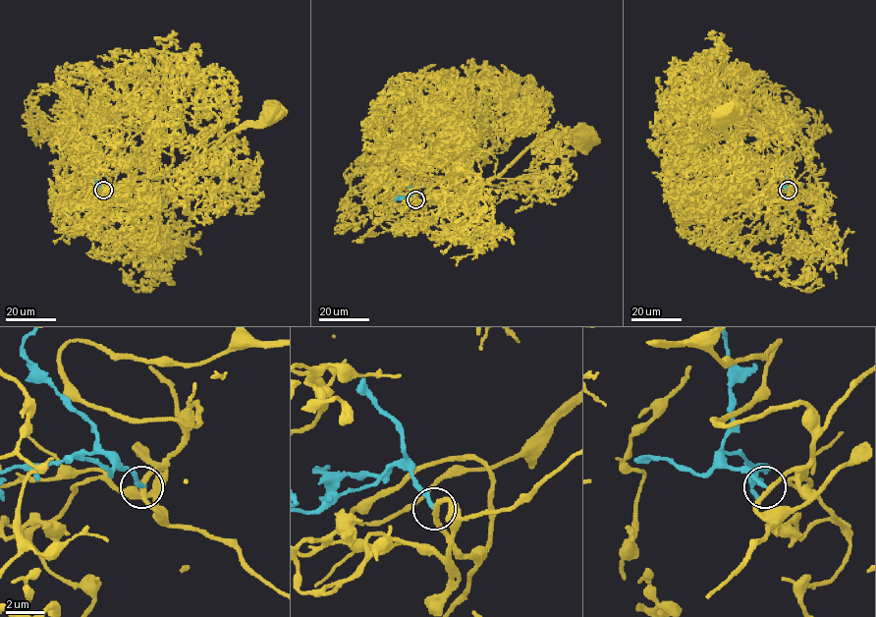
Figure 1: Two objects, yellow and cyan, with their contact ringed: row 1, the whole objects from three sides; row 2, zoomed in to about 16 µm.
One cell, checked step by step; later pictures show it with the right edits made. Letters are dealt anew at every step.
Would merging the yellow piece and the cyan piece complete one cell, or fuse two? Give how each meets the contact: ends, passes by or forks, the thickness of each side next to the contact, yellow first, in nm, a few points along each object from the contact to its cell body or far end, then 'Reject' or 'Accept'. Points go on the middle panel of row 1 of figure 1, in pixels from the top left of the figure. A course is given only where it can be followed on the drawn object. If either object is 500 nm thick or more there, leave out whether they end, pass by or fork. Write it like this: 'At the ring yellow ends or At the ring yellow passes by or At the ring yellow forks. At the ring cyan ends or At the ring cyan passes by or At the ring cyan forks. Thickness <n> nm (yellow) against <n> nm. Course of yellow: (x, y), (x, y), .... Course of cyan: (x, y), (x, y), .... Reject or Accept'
At the ring yellow passes by. At the ring cyan ends. Thickness 260 nm (yellow) against 220 nm. Course of yellow: (415, 199), (421, 205), (422, 194), (405, 200), (443, 181), (483, 185), (543, 138), (584, 136). Course of cyan: (415, 199), (411, 194), (401, 194), (401, 199). Reject

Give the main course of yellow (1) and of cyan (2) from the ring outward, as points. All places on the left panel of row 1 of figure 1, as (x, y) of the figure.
1: (103, 190), (110, 179), (99, 181), (93, 171), (125, 171), (140, 179), (170, 172), (272, 111)
2: (103, 190), (87, 172), (88, 157)

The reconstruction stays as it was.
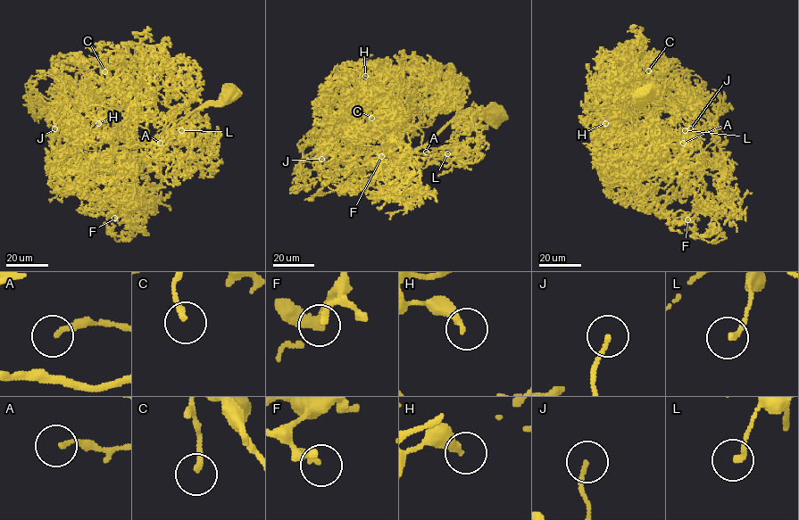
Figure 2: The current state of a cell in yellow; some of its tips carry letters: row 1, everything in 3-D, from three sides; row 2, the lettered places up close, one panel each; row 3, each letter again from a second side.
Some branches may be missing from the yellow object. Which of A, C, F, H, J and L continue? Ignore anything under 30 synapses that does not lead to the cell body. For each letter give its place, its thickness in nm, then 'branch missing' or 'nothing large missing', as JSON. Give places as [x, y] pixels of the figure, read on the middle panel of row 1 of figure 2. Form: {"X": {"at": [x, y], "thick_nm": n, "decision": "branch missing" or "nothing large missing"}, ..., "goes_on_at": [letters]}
{"A": {"at": [426, 152], "thick_nm": 160, "decision": "nothing large missing"}, "C": {"at": [371, 118], "thick_nm": 190, "decision": "nothing large missing"}, "F": {"at": [381, 156], "thick_nm": 190, "decision": "branch missing"}, "H": {"at": [365, 76], "thick_nm": 300, "decision": "branch missing"}, "J": {"at": [321, 159], "thick_nm": 150, "decision": "branch missing"}, "L": {"at": [447, 153], "thick_nm": 190, "decision": "nothing large missing"}, "goes_on_at": ["F", "H", "J"]}

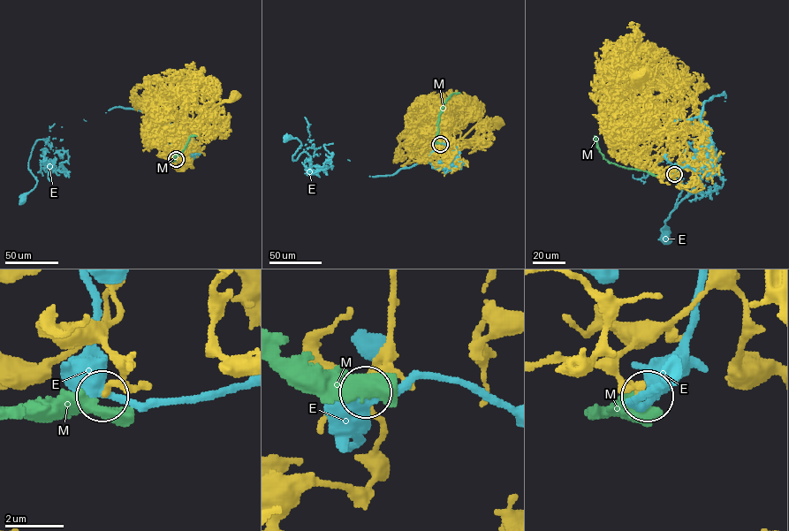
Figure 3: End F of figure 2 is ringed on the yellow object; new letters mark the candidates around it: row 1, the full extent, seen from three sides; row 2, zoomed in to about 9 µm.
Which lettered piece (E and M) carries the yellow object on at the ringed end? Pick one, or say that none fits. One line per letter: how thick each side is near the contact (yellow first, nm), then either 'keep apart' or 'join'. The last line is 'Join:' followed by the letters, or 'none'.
E: 200 nm thick on the yellow side, 440 nm on the other; keep apart
M: 160 nm thick on the yellow side, 440 nm on the other; keep apart
Join: none

